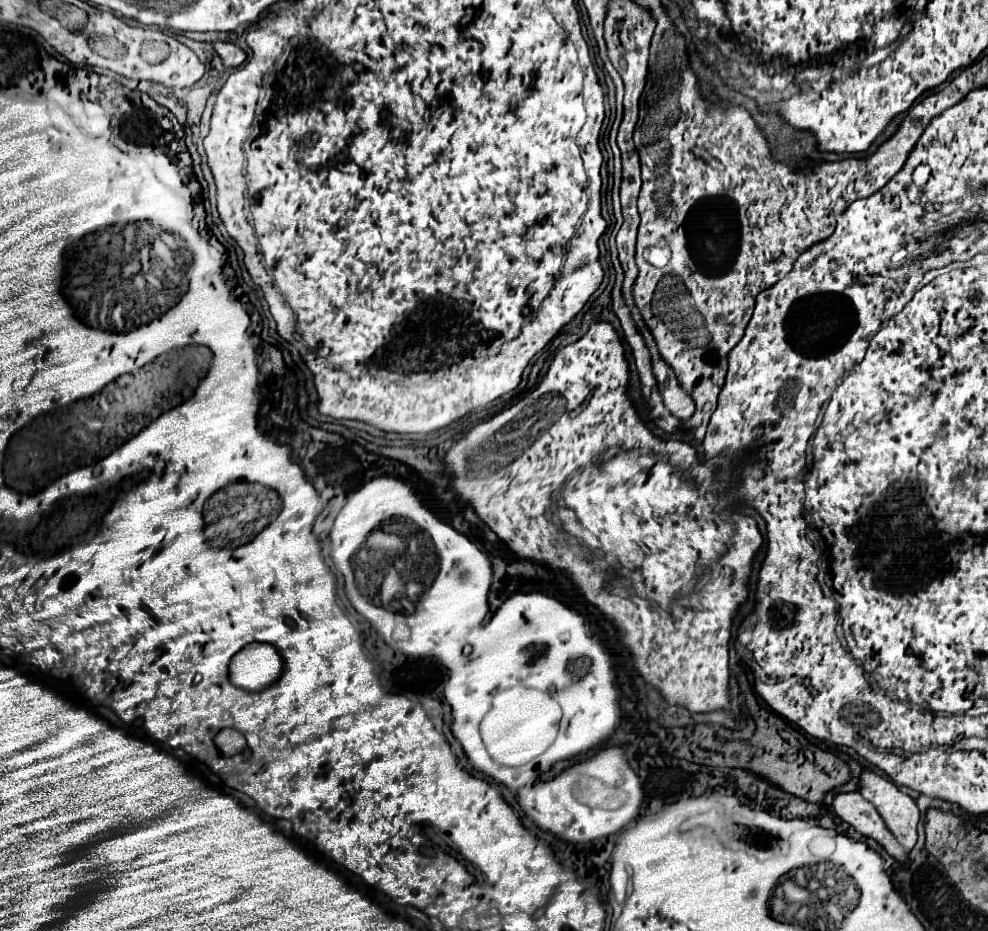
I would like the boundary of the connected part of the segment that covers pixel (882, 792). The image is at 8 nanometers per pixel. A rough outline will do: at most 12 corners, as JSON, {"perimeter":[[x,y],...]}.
{"perimeter":[[866,769],[860,795],[906,851],[920,819],[914,799]]}

